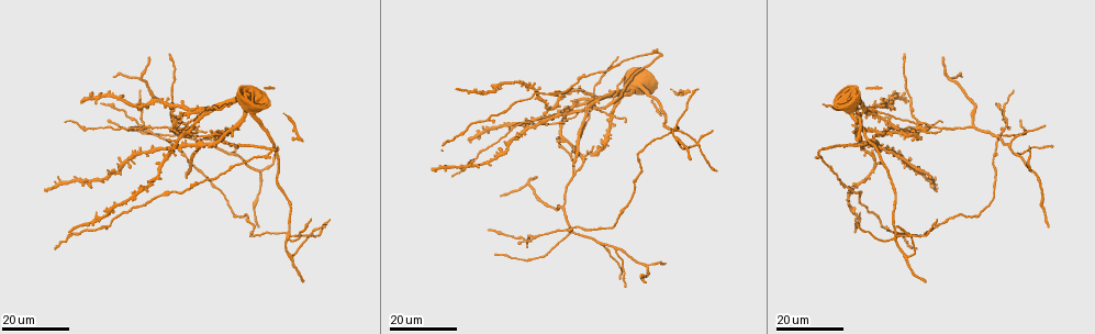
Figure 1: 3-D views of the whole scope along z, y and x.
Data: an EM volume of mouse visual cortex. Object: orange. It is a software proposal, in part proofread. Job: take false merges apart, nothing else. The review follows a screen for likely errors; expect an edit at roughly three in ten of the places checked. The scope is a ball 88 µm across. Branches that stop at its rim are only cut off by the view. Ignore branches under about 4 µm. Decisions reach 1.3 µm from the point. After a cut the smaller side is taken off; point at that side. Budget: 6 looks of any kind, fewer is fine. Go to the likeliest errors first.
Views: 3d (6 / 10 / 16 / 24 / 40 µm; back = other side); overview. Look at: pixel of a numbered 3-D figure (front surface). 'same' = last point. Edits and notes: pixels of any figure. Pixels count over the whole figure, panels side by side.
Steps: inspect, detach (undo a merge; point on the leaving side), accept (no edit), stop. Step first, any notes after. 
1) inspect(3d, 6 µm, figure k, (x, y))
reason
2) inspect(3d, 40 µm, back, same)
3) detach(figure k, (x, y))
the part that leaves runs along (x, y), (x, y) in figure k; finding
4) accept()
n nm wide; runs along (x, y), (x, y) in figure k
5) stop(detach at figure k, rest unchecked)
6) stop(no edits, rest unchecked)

inspect(3d, 24 µm, figure 1, (696, 143))
four arms meet

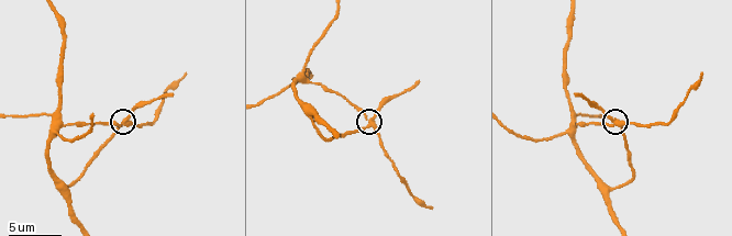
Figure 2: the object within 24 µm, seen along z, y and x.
inspect(3d, 10 µm, figure 2, (370, 123))
zoom in

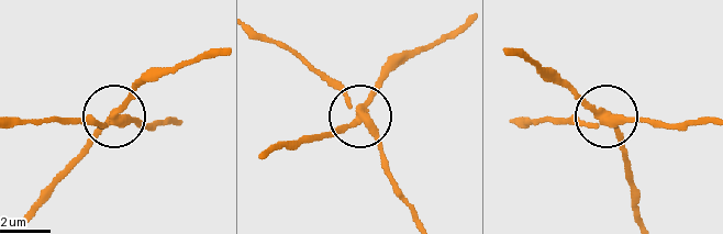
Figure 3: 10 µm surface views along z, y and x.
accept()
4 arms; runs along (257, 31), (307, 58), (352, 109), (347, 125), (303, 134) in figure 3; continuous, no second neuron

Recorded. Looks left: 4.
inspect(3d, 16 µm, figure 1, (617, 252))

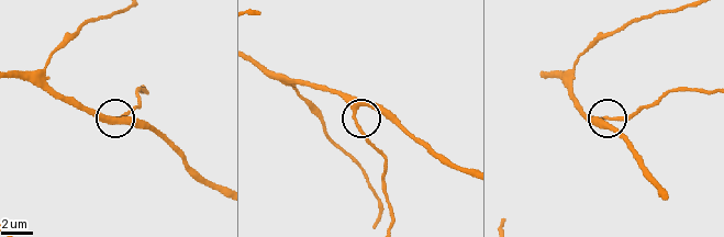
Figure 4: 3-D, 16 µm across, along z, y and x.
inspect(3d, 6 µm, figure 4, (354, 115))

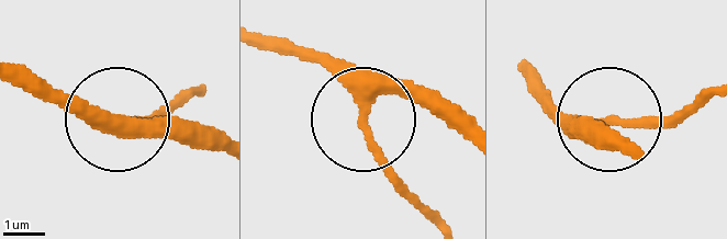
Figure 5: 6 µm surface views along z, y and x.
accept()
runs along (261, 41), (304, 52), (356, 104), (373, 156), (416, 205) in figure 5; all the same neuron

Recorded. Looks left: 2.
inspect(3d, 6 µm, figure 2, (570, 130))

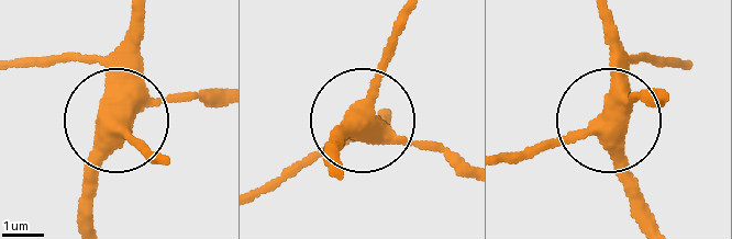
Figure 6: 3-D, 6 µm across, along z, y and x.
accept()
runs along (602, 24), (609, 107), (522, 157) in figure 6; all the same neuron

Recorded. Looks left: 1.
stop(no edits, rest unchecked)

